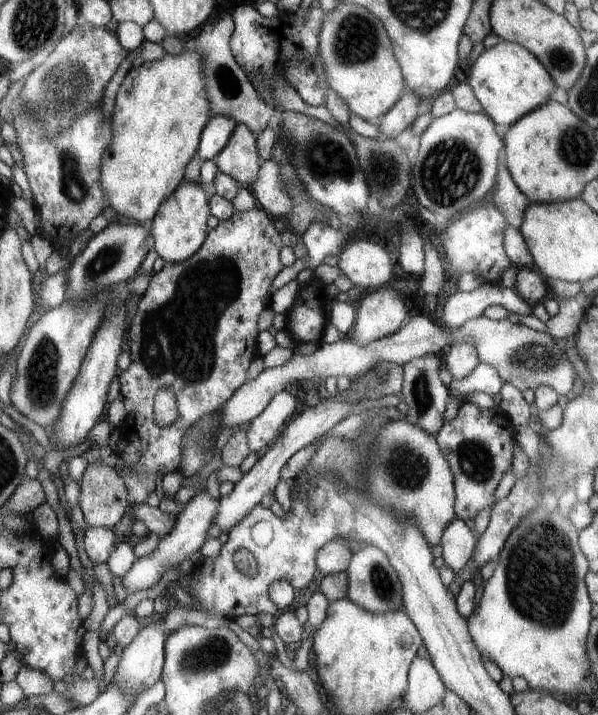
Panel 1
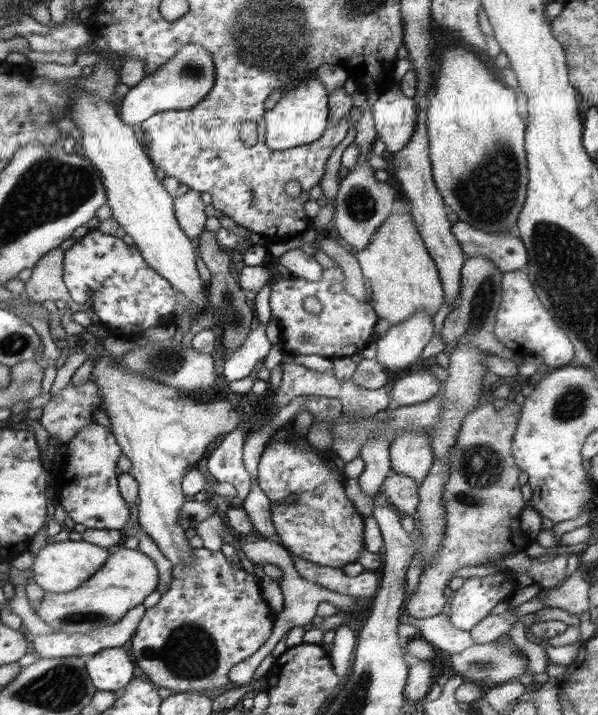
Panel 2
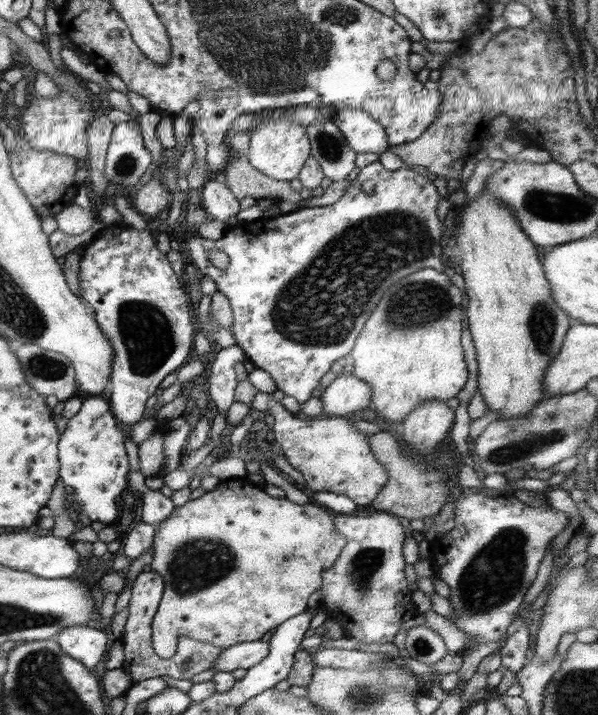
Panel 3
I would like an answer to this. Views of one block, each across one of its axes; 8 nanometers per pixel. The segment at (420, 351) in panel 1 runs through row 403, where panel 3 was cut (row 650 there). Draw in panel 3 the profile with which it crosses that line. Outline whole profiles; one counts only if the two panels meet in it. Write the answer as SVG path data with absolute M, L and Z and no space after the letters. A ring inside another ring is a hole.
M261 640L240 642L224 649L210 669L216 669L217 672L232 672L238 670L238 667L248 670L256 666L262 658L266 658L268 652L270 652L268 642Z

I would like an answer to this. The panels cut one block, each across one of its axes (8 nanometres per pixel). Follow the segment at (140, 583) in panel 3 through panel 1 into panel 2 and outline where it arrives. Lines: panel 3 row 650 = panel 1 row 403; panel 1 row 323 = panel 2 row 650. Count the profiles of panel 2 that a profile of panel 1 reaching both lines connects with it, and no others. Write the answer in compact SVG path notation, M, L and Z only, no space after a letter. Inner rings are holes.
M193 548L193 558L192 563L174 566L169 591L162 595L156 606L145 611L131 638L130 655L138 674L154 686L176 693L203 693L230 686L230 668L252 656L270 638L277 620L277 614L268 607L261 594L261 575L252 576L242 564L231 564L221 551Z

